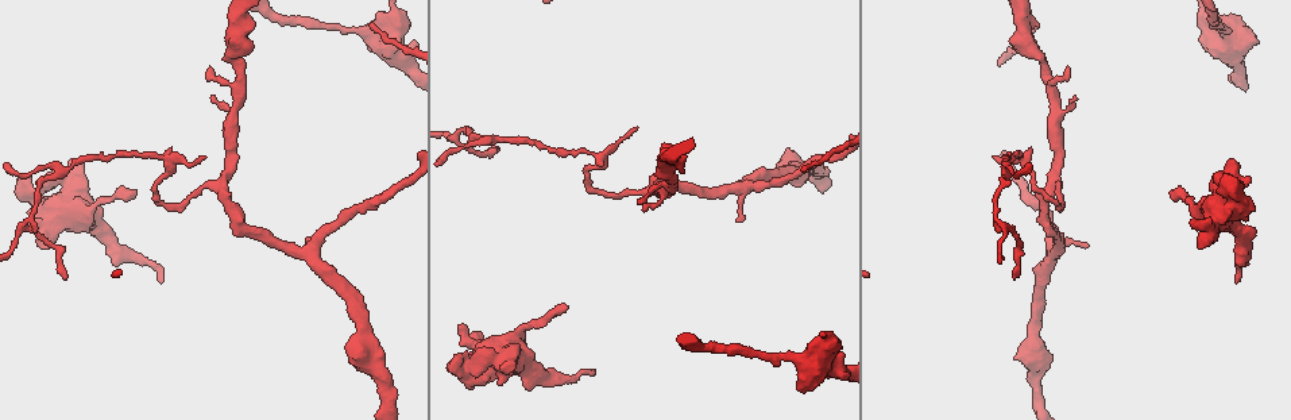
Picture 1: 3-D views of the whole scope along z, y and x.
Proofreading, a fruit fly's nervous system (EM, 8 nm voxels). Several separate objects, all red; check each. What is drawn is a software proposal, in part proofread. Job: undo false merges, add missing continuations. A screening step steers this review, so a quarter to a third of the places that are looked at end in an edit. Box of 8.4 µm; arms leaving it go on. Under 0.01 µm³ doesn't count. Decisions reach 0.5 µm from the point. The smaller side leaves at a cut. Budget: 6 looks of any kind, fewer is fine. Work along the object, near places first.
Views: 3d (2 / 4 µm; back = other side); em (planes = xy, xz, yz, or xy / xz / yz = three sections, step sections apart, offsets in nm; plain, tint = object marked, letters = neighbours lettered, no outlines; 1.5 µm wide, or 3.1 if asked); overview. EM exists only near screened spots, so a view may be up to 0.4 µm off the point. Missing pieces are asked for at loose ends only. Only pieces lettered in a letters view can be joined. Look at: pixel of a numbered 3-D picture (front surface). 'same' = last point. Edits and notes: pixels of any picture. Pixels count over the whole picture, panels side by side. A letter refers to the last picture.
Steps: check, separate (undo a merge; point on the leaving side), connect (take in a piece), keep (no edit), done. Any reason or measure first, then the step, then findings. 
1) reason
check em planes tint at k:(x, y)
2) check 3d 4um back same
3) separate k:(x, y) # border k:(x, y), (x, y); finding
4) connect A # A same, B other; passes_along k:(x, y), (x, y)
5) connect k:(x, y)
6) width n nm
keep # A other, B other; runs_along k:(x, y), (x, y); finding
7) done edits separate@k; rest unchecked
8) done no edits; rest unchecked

check em xy step 4 tint at 1:(167, 160)

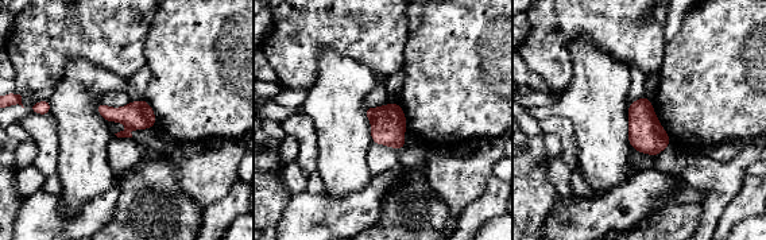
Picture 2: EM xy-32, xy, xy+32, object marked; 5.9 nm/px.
another direction
check em planes tint same

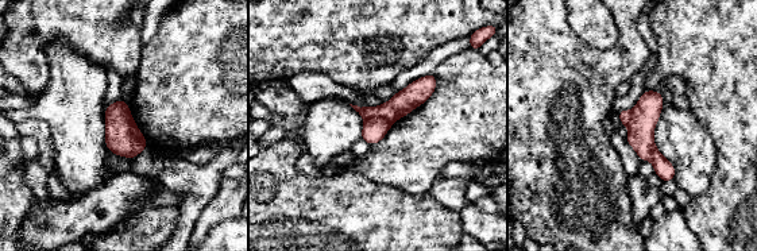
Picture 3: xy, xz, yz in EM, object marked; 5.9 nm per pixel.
see the neighbours
check em planes letters same

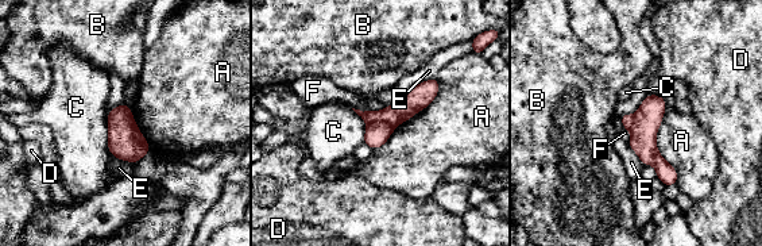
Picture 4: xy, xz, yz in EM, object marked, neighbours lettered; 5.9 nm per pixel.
separate 4:(406, 106) # A other, B other, C other, D other, E other, F other; border 4:(367, 123), (387, 122), (394, 129); two neurons meet here

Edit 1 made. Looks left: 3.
check overview

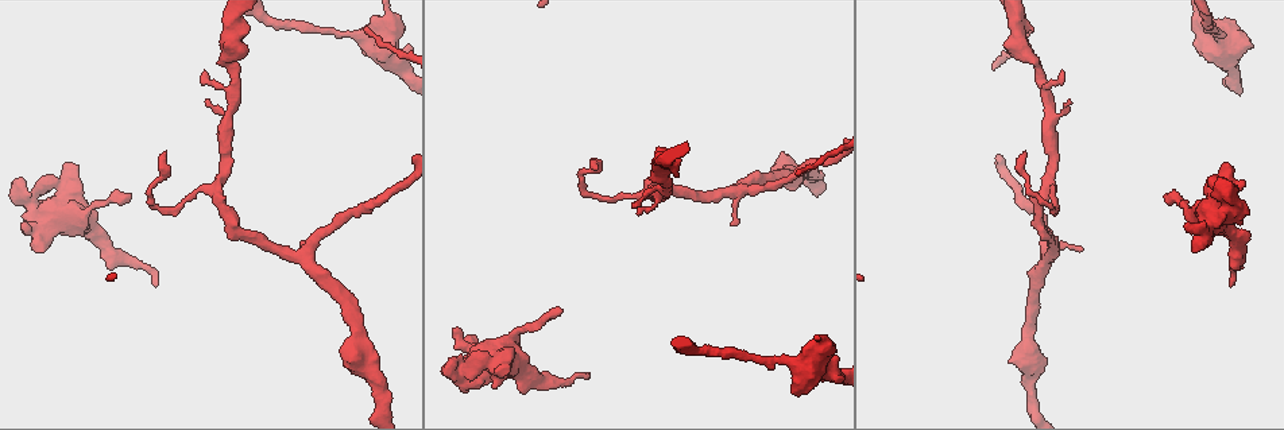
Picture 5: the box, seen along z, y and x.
check em planes letters at 5:(43, 249)

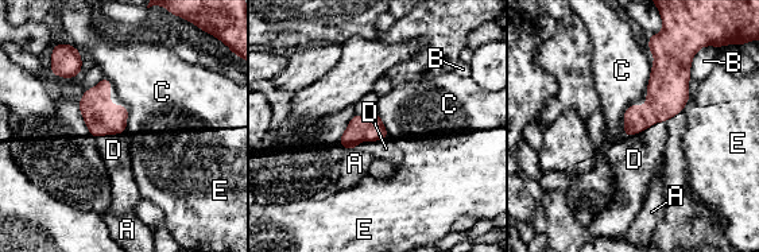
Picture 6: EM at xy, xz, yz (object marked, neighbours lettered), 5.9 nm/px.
connect D # A other, B other, C other, D same, E other; passes_along 6:(668, 93), (645, 128), (634, 159); the neuron continues

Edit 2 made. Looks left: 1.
free end
check em xy step 8 letters at 5:(156, 285)

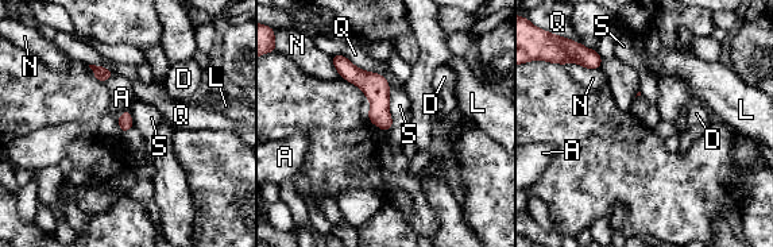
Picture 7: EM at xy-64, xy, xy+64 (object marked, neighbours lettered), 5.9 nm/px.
keep # A other, D other, L other, N other, Q other, S other; border 7:(389, 87), (389, 114), (393, 124); no lettered piece goes on from it

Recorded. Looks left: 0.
done edits separate@4, connect@6; rest unchecked

